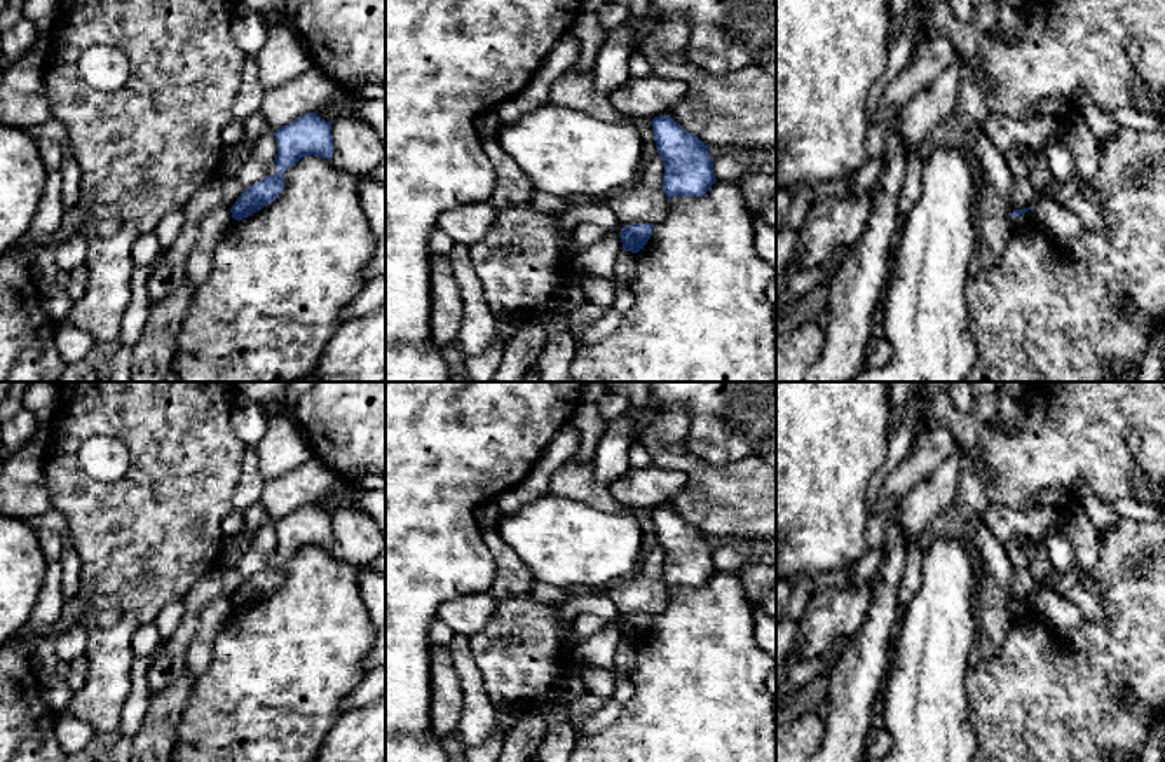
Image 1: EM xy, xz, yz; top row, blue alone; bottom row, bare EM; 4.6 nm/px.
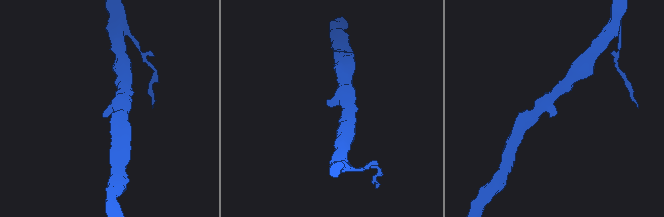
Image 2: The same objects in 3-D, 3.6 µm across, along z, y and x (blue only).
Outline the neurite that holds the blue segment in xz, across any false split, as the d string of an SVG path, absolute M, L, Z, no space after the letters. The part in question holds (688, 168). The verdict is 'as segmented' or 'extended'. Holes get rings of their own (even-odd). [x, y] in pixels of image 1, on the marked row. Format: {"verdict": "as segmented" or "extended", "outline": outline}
{"verdict": "as segmented", "outline": "M670 115L651 120L657 155L663 159L663 192L671 197L701 197L717 181L713 159L696 134L685 131Z"}

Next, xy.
{"verdict": "as segmented", "outline": "M316 112L291 120L274 136L277 143L274 162L279 171L242 190L230 208L234 220L248 218L276 201L284 188L284 171L302 157L316 155L330 160L333 155L331 122L326 122Z"}

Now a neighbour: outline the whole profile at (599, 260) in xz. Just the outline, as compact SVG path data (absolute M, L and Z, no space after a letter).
M607 230L607 237L574 258L579 276L593 276L612 281L617 253L623 249L621 234Z

